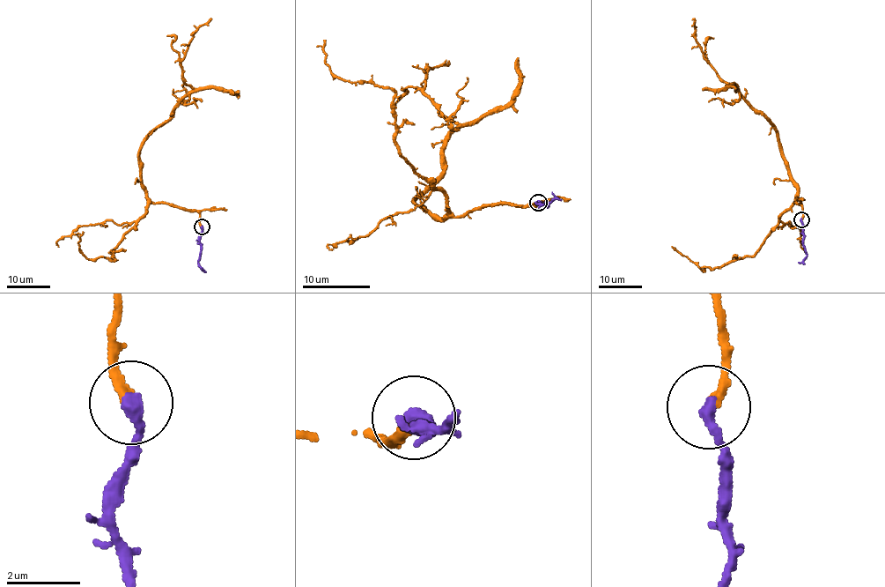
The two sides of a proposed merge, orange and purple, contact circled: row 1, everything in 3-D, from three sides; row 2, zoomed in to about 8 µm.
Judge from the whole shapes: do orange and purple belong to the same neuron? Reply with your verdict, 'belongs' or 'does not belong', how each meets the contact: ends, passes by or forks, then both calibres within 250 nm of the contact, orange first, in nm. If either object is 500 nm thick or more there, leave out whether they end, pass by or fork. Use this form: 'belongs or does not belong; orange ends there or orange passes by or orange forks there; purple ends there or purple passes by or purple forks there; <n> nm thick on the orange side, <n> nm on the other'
belongs; orange ends there; purple ends there; 300 nm thick on the orange side, 360 nm on the other

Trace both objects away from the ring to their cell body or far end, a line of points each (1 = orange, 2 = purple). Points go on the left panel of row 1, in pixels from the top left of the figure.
1: (202, 226), (196, 211), (148, 198), (139, 149), (191, 90), (184, 81), (181, 59), (193, 33), (211, 18)
2: (202, 226), (198, 264), (205, 272)

